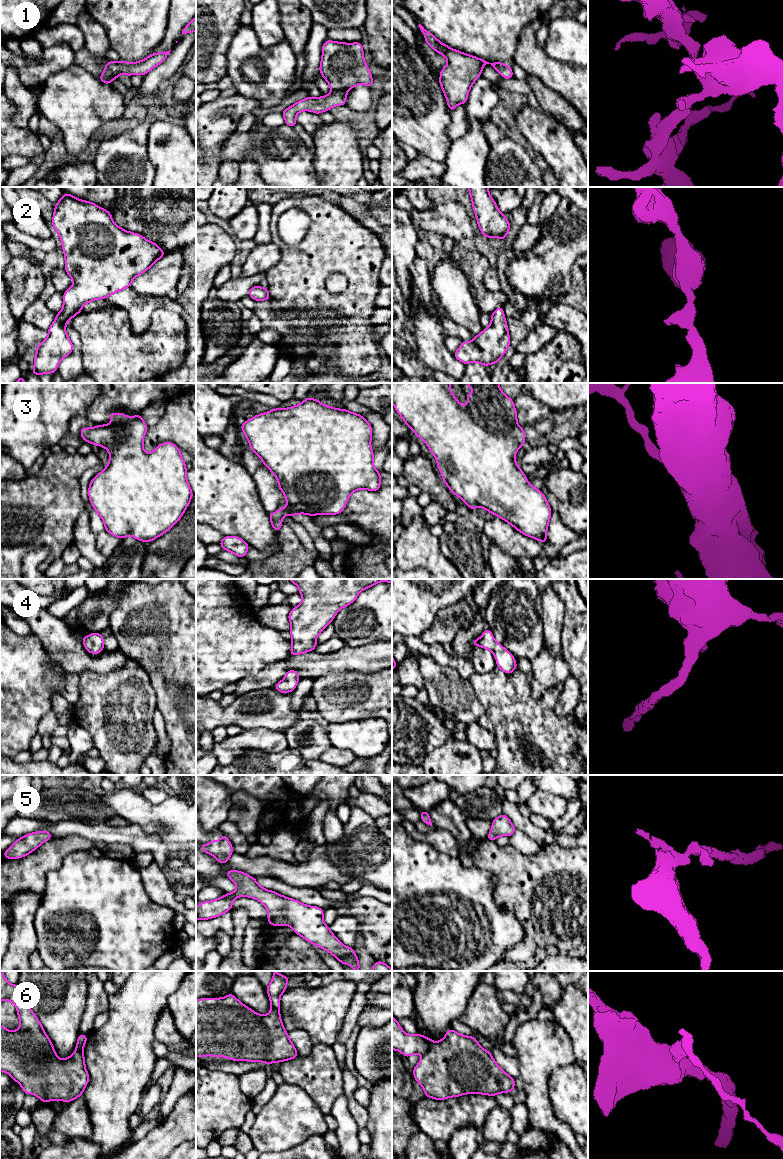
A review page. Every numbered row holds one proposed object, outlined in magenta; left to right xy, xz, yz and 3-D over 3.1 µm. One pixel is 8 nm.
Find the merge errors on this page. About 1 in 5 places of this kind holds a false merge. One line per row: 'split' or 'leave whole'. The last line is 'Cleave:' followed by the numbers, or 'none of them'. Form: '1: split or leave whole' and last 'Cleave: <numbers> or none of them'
1: leave whole
2: leave whole
3: leave whole
4: leave whole
5: leave whole
6: split
Cleave: 6

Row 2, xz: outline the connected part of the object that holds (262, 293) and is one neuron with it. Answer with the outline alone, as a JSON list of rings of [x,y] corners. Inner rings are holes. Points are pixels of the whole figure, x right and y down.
[[[252,286],[249,290],[248,296],[253,298],[255,301],[269,300],[270,294],[267,288],[261,286]]]

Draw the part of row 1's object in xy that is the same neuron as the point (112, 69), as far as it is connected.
[[[171,50],[160,53],[152,53],[145,59],[138,62],[119,62],[108,61],[104,68],[104,72],[99,76],[99,79],[105,84],[111,84],[113,79],[117,79],[120,74],[132,76],[138,74],[144,76],[150,70],[162,63]]]

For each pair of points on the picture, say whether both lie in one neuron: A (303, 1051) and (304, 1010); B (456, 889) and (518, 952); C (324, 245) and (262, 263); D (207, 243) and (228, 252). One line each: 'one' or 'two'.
A: two
B: two
C: two
D: one

